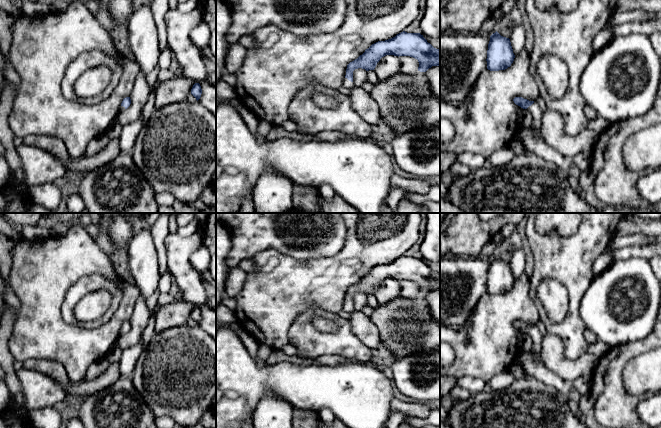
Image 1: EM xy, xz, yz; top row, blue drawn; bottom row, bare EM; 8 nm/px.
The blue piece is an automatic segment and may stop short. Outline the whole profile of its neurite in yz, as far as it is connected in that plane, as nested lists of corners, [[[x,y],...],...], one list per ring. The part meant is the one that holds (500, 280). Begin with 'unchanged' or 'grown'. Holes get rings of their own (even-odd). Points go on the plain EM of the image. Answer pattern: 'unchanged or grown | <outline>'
unchanged | [[[497,255],[490,260],[487,274],[487,293],[490,295],[505,294],[511,290],[515,282],[509,262],[501,260]]]

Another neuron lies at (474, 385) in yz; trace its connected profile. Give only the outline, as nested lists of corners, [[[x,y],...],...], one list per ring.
[[[463,377],[459,379],[458,384],[467,389],[472,396],[487,388],[487,383],[478,377]]]

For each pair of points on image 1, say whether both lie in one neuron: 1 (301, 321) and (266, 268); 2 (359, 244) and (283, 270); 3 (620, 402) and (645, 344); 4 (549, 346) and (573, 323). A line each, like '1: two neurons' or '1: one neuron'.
1: two neurons
2: one neuron
3: one neuron
4: two neurons

